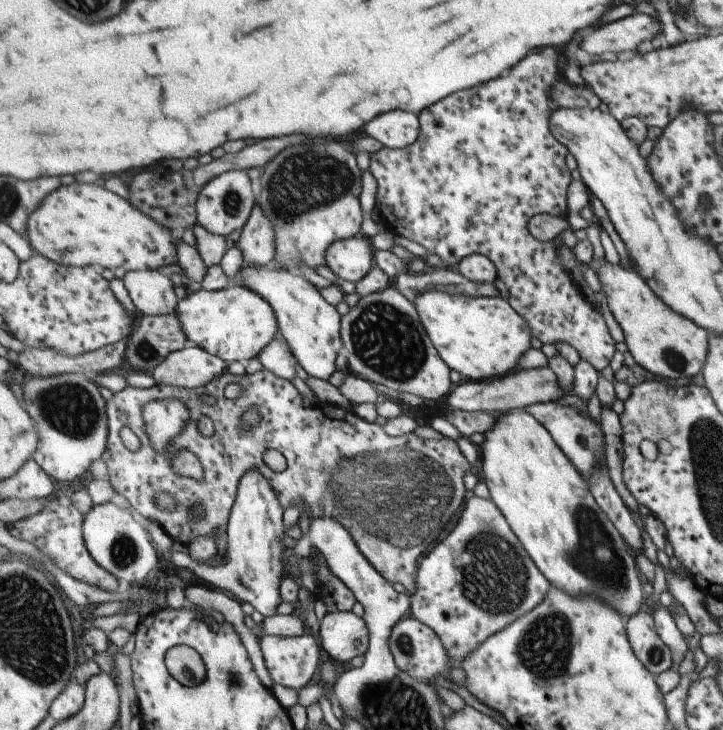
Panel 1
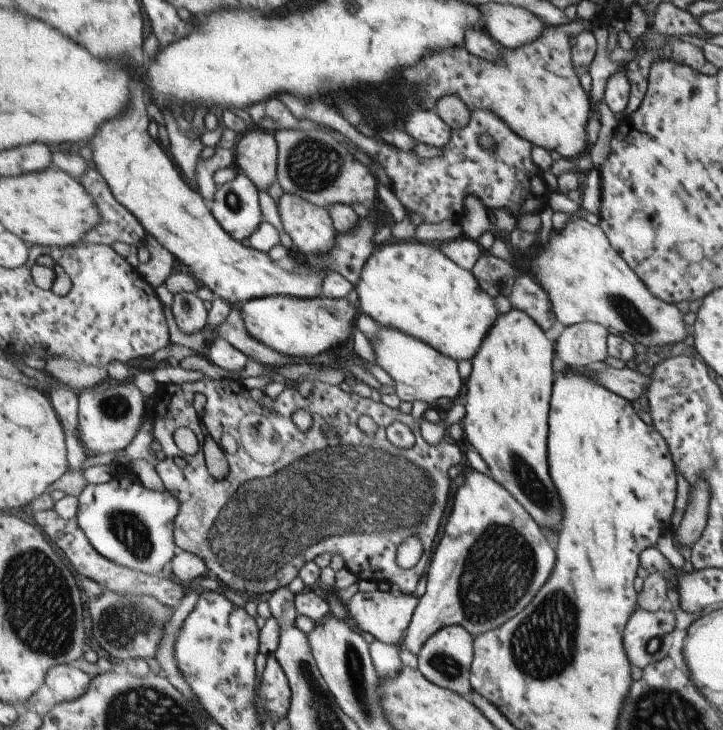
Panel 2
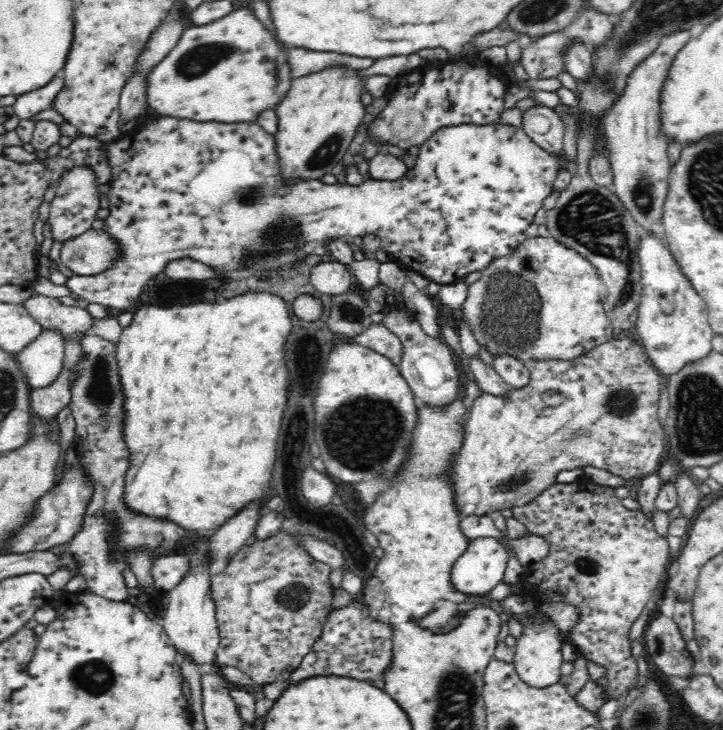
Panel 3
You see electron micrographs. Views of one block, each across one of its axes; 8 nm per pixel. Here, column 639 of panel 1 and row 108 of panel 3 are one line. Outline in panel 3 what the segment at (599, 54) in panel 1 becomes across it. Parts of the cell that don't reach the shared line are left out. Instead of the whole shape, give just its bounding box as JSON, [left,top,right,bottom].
[13,78,62,120]

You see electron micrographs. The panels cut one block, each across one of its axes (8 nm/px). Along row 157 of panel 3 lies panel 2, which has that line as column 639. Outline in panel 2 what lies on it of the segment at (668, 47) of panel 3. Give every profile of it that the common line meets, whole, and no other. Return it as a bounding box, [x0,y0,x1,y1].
[624,607,675,669]

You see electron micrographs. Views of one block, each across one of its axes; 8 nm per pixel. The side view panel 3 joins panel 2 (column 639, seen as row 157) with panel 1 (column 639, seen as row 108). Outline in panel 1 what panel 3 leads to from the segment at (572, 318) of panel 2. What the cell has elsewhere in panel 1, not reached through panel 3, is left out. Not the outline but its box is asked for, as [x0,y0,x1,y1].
[597,259,707,378]

